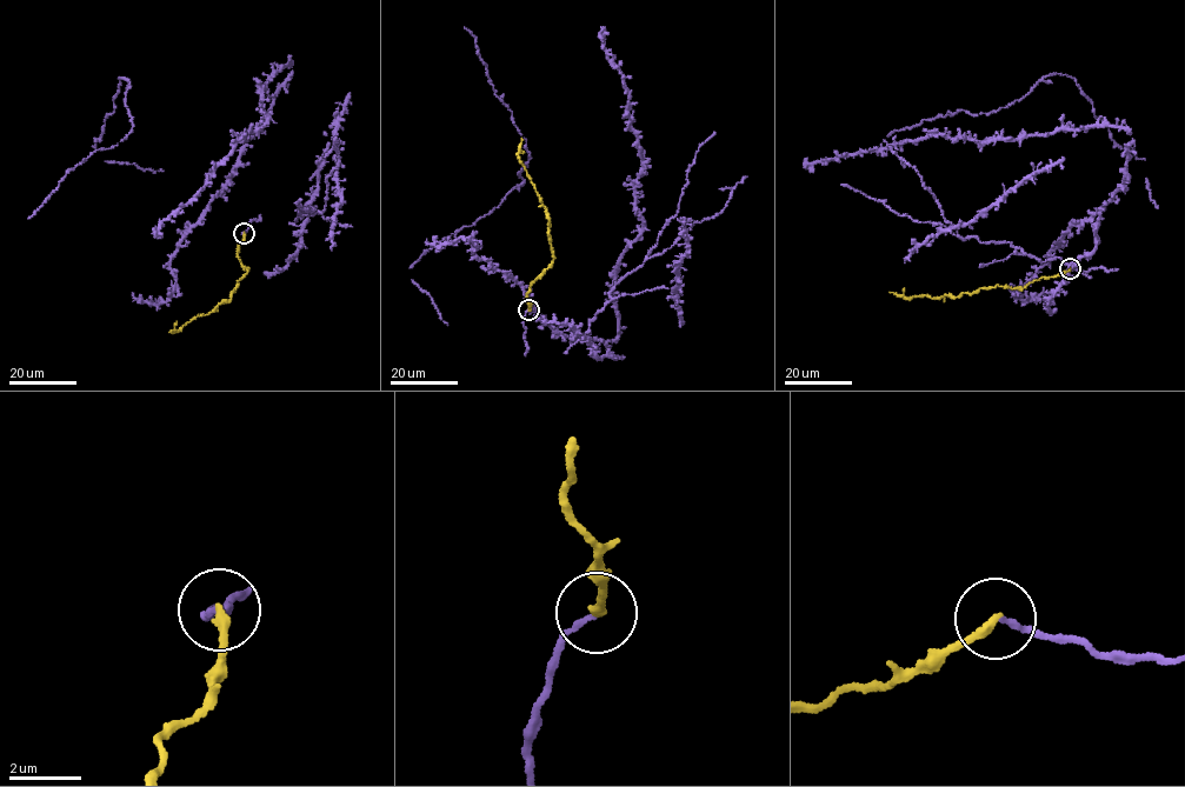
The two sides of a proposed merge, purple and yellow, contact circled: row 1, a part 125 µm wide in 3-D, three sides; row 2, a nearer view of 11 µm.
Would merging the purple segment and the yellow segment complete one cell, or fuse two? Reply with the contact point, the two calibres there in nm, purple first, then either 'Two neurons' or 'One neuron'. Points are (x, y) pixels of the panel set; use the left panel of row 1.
Place: (244, 233). Thickness 140 nm (purple) against 240 nm. One neuron

